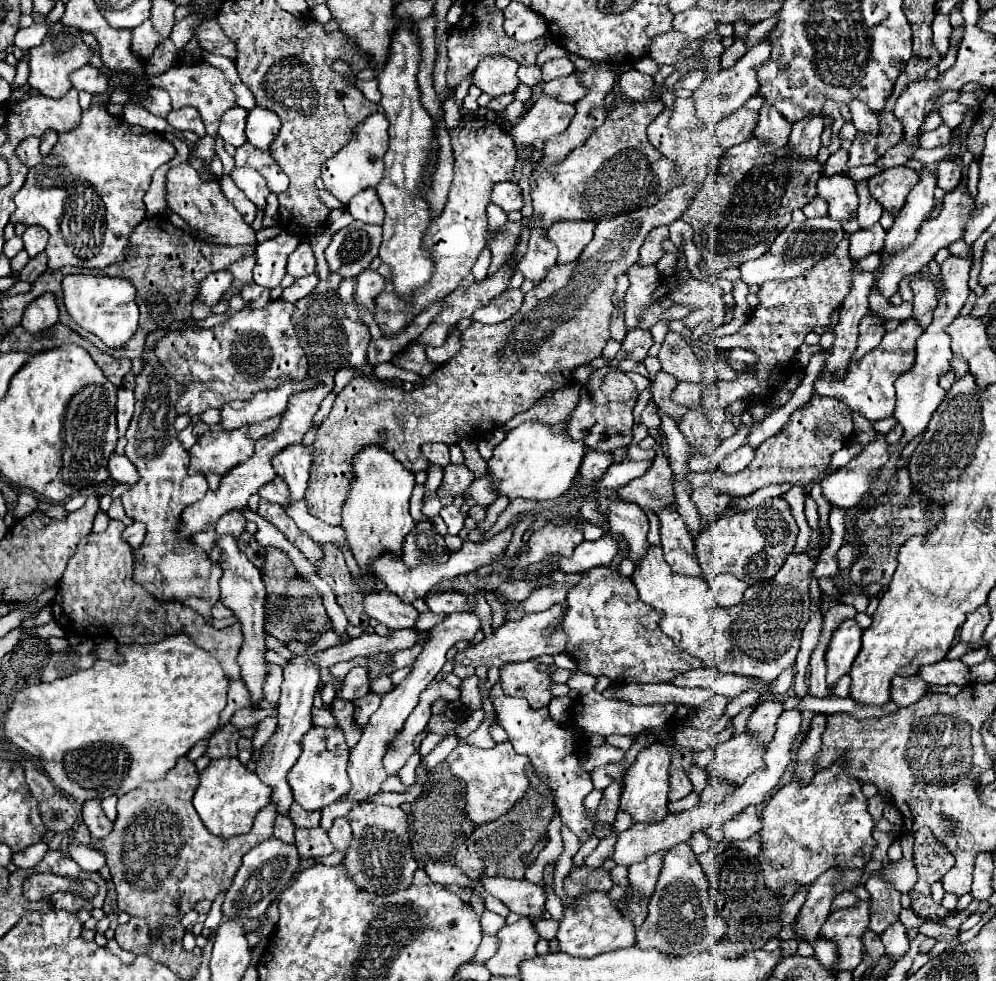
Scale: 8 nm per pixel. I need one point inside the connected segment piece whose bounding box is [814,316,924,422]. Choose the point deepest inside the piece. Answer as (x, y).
(868, 387)

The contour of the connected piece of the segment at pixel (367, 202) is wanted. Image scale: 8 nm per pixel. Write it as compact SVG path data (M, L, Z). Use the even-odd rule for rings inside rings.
M374 188L358 192L350 202L348 202L348 212L366 224L382 224L384 220L384 206L376 194Z

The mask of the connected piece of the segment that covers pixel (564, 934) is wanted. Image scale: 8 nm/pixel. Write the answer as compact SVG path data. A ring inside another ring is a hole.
M588 890L580 898L568 898L568 904L564 904L564 912L562 912L556 938L560 942L562 952L576 956L576 958L592 958L602 952L612 952L618 948L632 946L634 924L614 906L608 892Z

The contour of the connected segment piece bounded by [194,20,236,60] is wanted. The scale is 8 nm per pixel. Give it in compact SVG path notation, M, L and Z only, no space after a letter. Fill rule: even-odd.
M202 20L194 30L194 38L198 38L200 48L206 52L224 52L230 60L236 58L236 44L224 36L216 20Z

